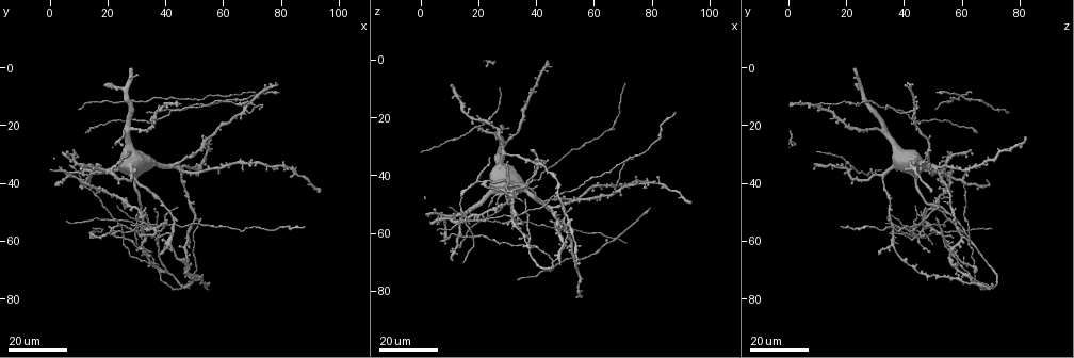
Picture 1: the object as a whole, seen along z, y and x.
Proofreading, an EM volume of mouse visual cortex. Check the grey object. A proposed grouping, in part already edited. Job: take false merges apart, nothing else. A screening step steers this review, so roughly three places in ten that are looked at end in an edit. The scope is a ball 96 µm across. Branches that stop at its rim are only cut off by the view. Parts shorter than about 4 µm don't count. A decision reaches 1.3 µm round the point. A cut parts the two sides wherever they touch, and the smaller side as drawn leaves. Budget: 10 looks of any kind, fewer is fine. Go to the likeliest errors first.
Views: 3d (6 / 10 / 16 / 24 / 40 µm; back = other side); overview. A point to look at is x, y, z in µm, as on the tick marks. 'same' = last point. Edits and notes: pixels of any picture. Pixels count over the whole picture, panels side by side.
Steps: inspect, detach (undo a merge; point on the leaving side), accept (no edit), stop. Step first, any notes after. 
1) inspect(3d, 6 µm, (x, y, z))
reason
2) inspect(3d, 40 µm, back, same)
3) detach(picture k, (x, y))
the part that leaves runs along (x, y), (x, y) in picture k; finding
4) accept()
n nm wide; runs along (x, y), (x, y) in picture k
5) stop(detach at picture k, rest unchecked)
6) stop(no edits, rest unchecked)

inspect(3d, 16 µm, (68, 15, 43))

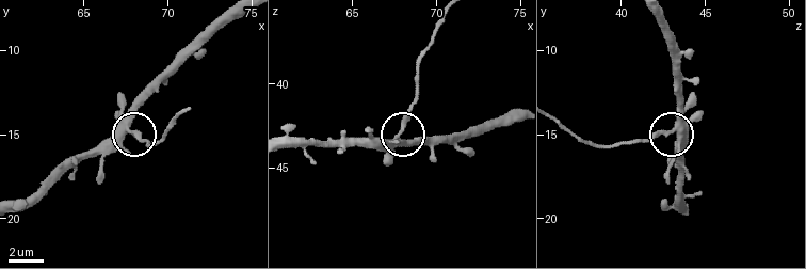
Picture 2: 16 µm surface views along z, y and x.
inspect(3d, 6 µm, (67.6, 14.7, 43.1))
zoom in

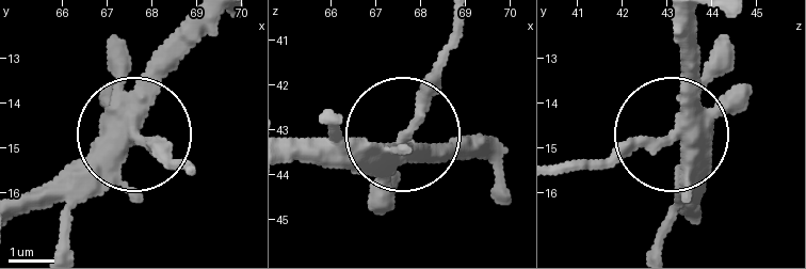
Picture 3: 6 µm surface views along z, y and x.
detach(picture 3, (164, 161))
side arm 15 µm; the part that leaves runs along (145, 146), (191, 170) in picture 3; a second neuron is stuck on

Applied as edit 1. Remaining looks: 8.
inspect(overview)

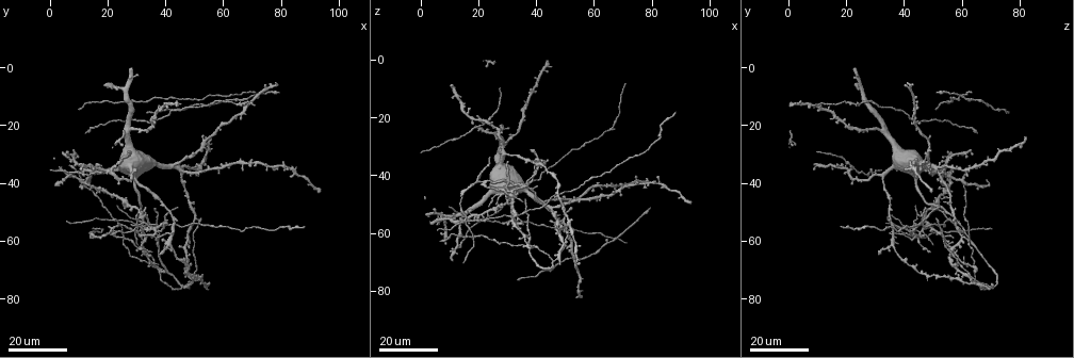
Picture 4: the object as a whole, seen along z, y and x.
inspect(3d, 24 µm, (37, 58, 63))
three-way junction

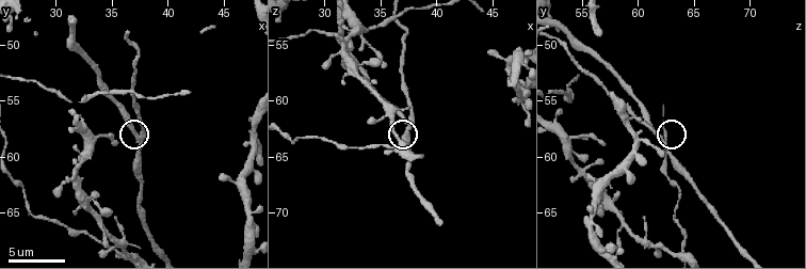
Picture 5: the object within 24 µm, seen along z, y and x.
inspect(3d, 10 µm, (37.8, 58.0, 61.8))

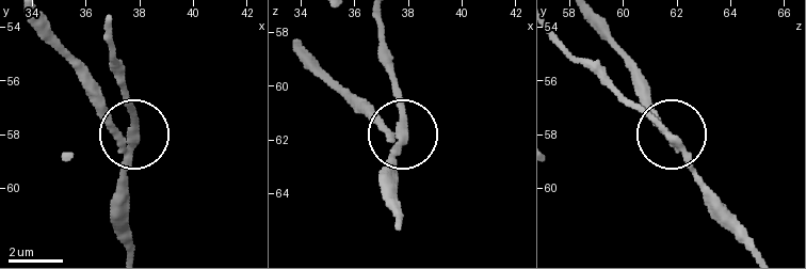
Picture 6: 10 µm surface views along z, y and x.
detach(picture 6, (131, 114))
250 nm wide; the part that leaves runs along (129, 141), (129, 99), (109, 30) in picture 6; a second neuron is stuck on

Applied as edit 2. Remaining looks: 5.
inspect(3d, 24 µm, (42, 58, 36))
looks like a crossing

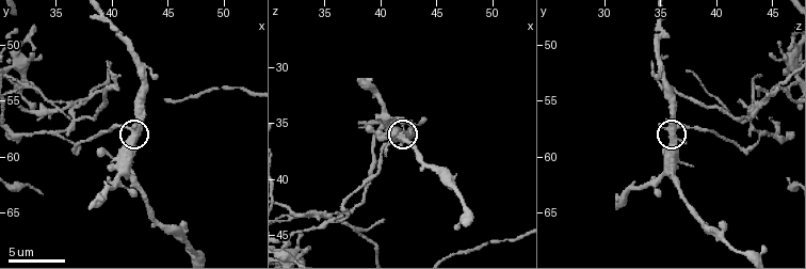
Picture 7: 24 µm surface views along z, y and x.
inspect(3d, 10 µm, (41.8, 57.6, 36.2))

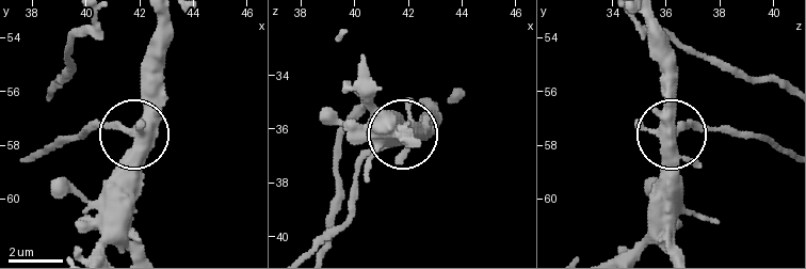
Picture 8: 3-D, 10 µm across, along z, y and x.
detach(picture 8, (102, 125))
5 arms; the part that leaves runs along (669, 130), (744, 130), (786, 148) in picture 8; two neurons meet here

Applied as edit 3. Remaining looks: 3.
inspect(overview)
see it whole again

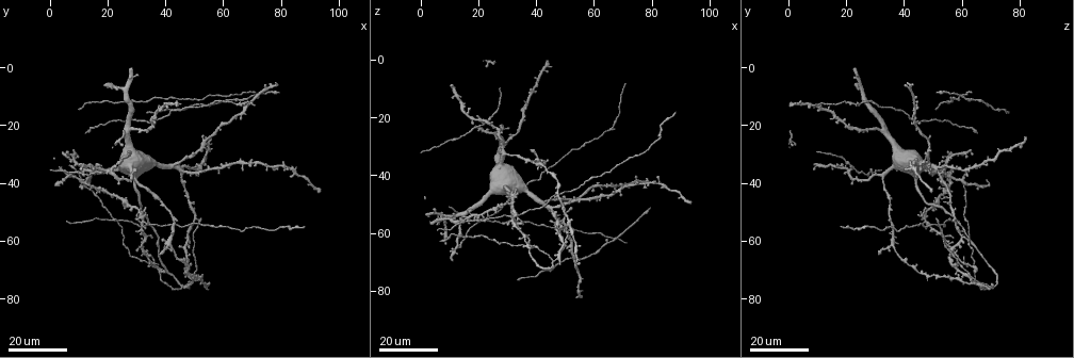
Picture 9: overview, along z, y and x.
inspect(3d, 24 µm, (37, 68, 64))
four or more arms meet

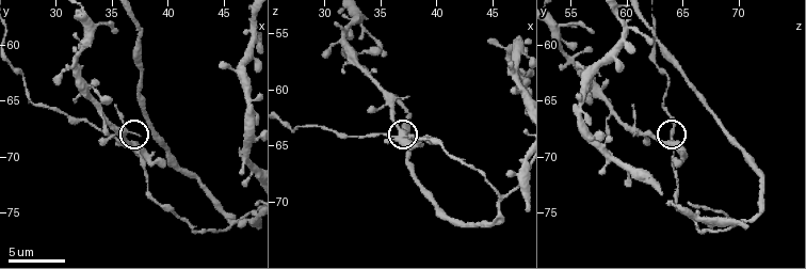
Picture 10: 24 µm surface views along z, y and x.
inspect(3d, 6 µm, (36.8, 68.8, 64.2))

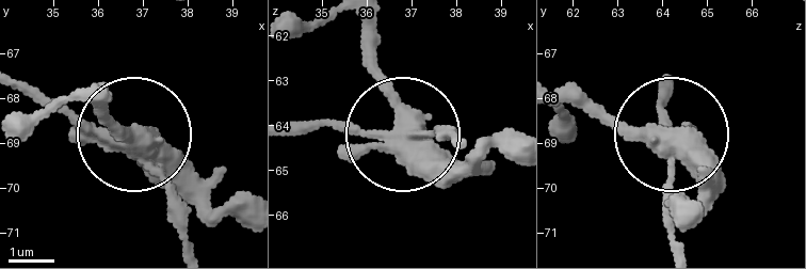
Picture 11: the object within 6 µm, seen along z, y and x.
detach(picture 11, (191, 174))
400 nm wide; the part that leaves runs along (405, 132), (371, 21) in picture 11; two neurons meet here

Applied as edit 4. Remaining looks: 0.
stop(detach at picture 3, detach at picture 6, detach at picture 8, detach at picture 11, rest unchecked)

